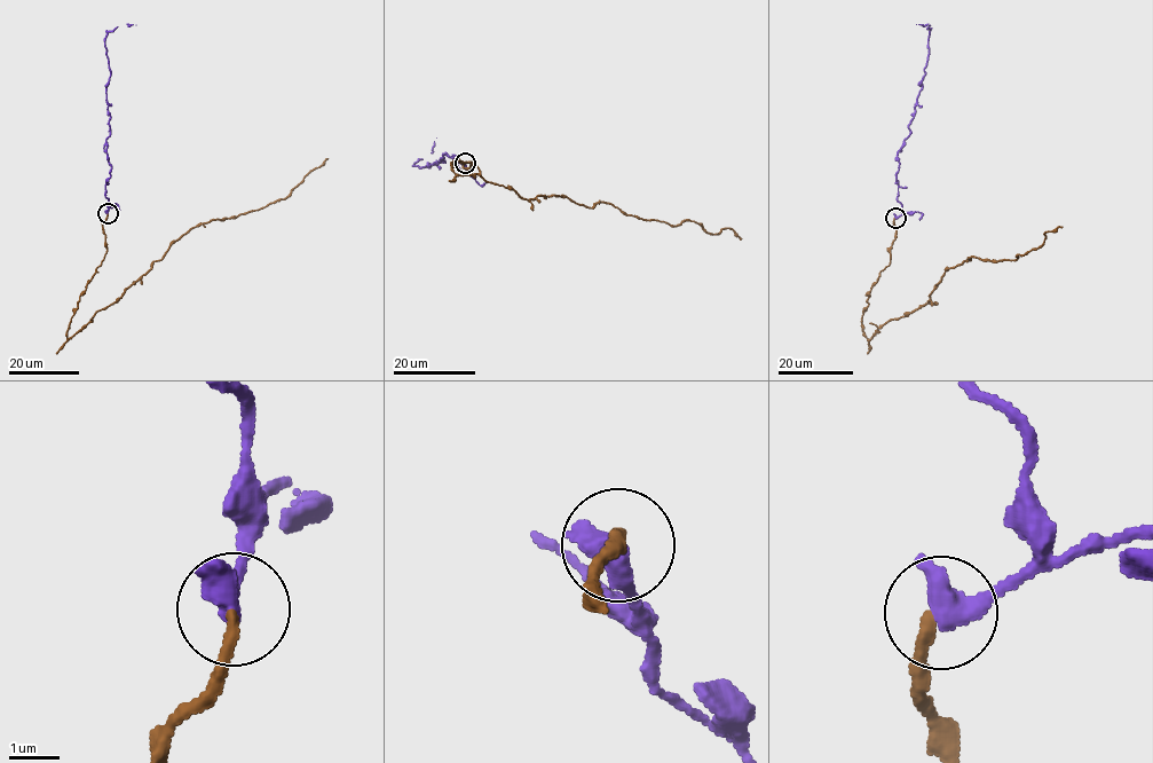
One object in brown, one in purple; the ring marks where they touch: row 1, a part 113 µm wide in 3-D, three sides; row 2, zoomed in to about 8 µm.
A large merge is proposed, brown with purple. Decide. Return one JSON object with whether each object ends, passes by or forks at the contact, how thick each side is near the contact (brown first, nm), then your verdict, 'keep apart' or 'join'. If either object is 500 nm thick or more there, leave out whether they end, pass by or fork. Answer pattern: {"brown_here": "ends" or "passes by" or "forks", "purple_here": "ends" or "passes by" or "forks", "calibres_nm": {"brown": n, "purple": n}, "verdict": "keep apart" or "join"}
{"calibres_nm": {"brown": 240, "purple": 600}, "verdict": "join"}

